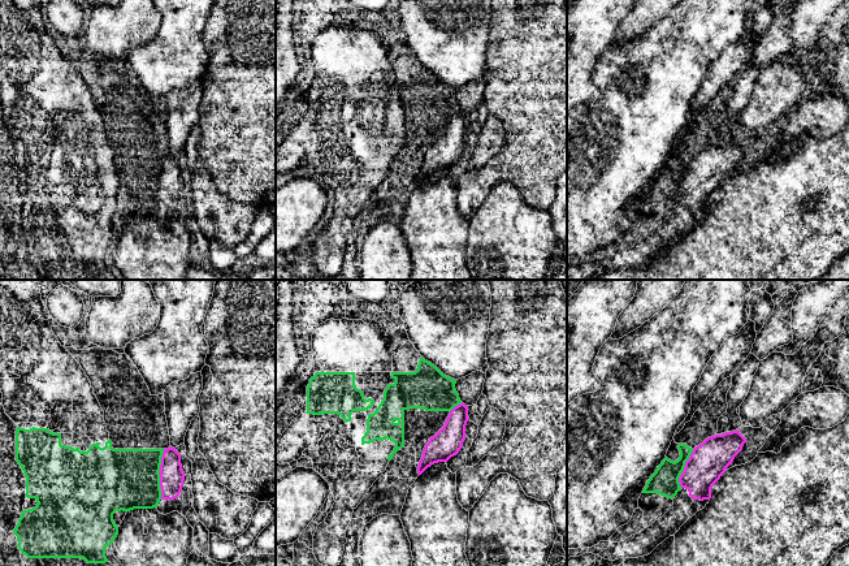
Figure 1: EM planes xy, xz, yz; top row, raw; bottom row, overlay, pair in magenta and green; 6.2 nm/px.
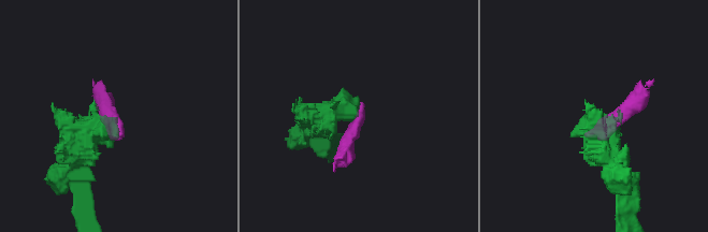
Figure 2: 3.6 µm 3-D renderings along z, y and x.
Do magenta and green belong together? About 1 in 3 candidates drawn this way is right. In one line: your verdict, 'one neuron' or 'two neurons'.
two neurons

